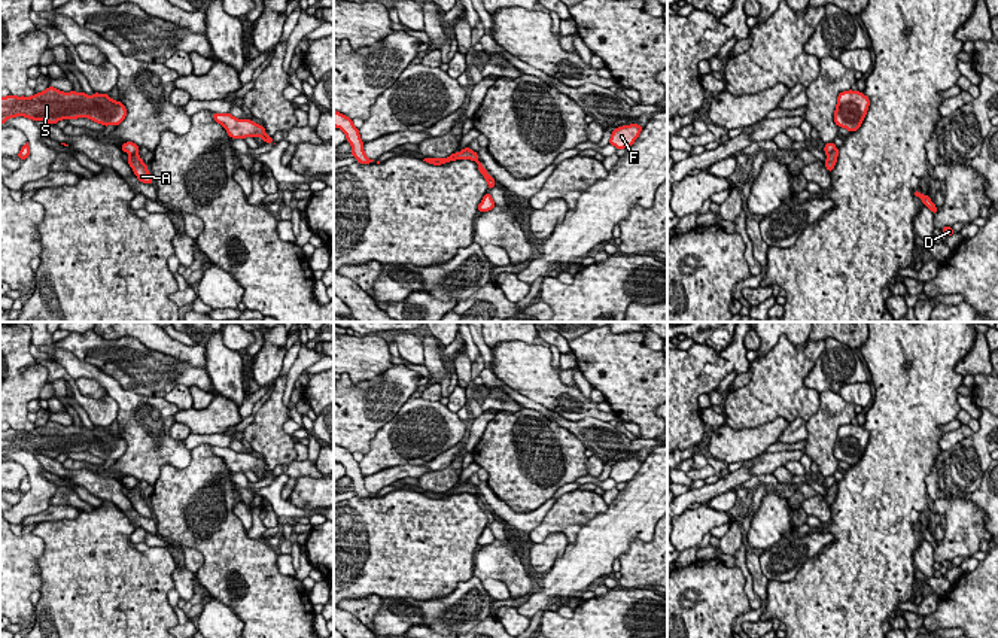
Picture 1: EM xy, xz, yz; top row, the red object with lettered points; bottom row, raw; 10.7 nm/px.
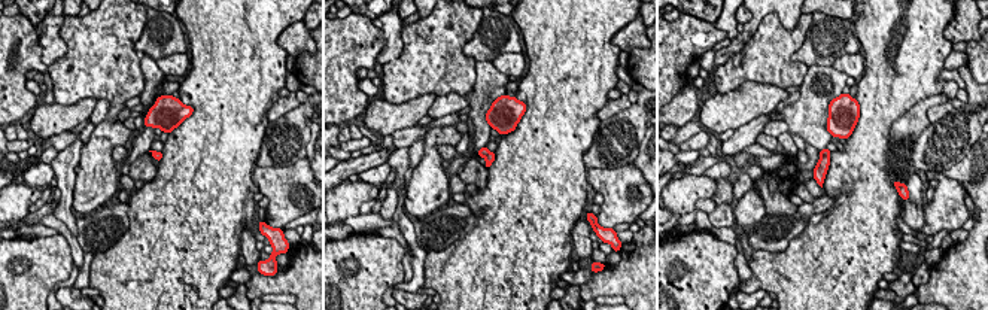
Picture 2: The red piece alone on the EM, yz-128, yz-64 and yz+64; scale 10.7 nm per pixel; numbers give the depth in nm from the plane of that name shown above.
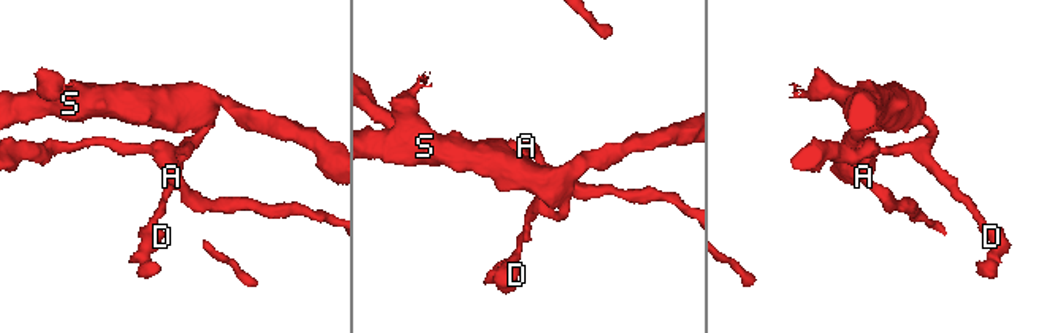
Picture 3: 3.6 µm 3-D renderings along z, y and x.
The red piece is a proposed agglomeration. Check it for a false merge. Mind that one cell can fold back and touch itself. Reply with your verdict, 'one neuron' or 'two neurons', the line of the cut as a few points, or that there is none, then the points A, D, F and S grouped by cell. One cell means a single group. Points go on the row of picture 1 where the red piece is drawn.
two neurons | xy (136, 151), (130, 155) | A / D F S

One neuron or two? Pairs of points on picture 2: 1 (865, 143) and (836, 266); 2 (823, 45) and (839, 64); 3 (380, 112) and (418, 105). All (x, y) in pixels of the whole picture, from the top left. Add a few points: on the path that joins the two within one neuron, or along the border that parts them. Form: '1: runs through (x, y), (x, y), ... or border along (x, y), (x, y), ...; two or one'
1: runs through (863, 173), (863, 218), (859, 236); one
2: border along (857, 51), (841, 55), (832, 66); two
3: runs through (389, 112), (409, 112); one

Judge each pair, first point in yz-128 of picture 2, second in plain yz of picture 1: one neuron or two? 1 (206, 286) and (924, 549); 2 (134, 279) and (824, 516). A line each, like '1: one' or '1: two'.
1: two
2: two

